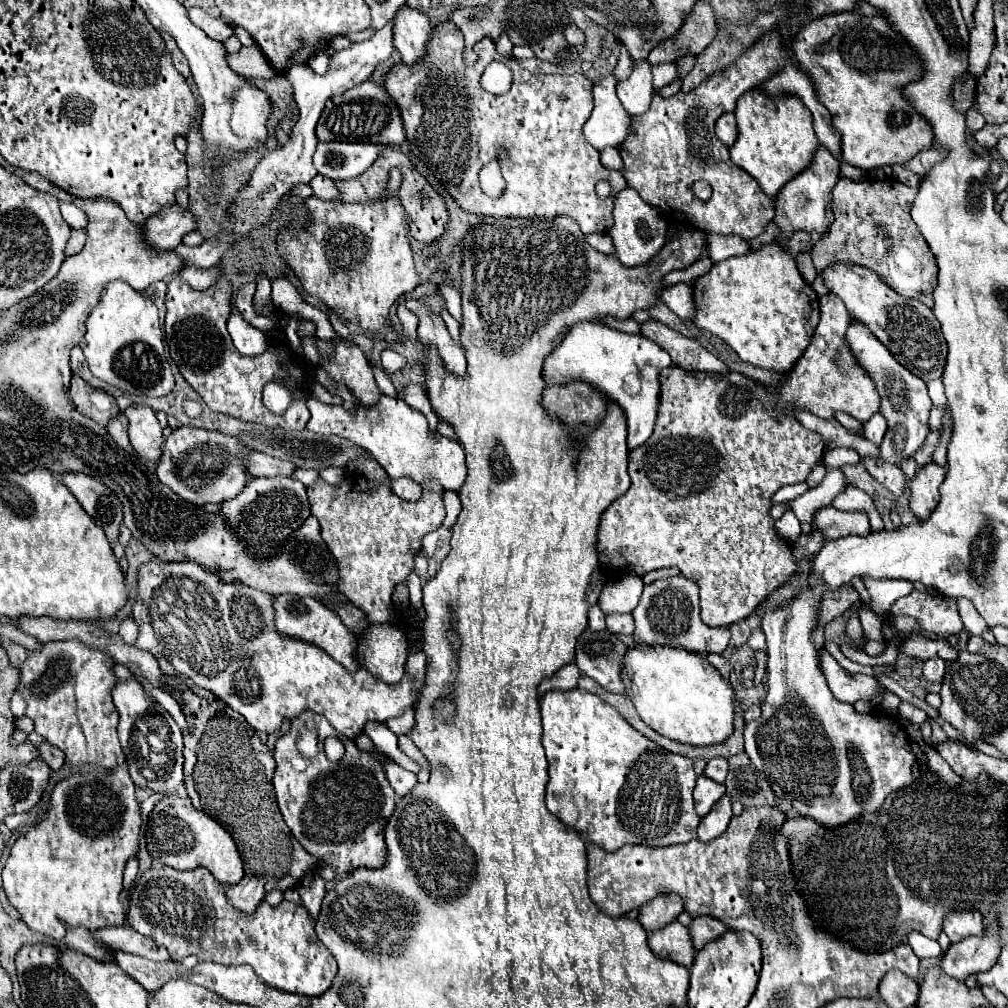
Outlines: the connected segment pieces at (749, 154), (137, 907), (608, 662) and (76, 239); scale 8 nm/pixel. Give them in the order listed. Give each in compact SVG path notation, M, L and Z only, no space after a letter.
M752 89L738 99L736 105L736 121L738 121L738 139L730 147L730 157L734 165L742 167L750 173L760 189L776 201L778 191L798 173L810 167L814 161L814 153L820 147L820 141L814 133L814 121L810 111L802 105L798 97L766 97Z
M158 867L136 877L126 923L134 931L154 939L158 947L166 947L172 961L196 955L198 961L250 965L268 987L286 993L316 997L336 977L334 955L318 941L304 907L296 907L290 901L272 907L262 901L254 913L242 913L230 905L224 885L204 867L192 871Z
M586 629L578 637L576 645L576 665L596 683L612 693L624 693L624 683L620 677L622 661L628 651L628 645L622 643L610 631L594 633Z
M72 231L70 239L68 239L68 245L64 249L66 255L74 255L74 253L80 253L82 247L86 243L86 233L84 231Z

